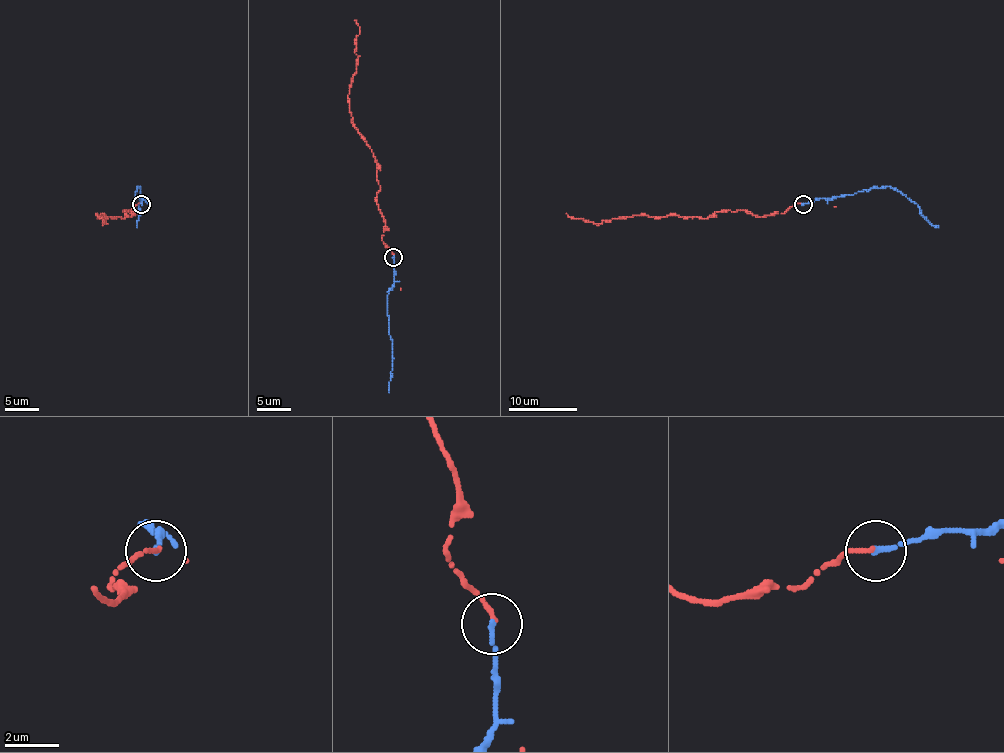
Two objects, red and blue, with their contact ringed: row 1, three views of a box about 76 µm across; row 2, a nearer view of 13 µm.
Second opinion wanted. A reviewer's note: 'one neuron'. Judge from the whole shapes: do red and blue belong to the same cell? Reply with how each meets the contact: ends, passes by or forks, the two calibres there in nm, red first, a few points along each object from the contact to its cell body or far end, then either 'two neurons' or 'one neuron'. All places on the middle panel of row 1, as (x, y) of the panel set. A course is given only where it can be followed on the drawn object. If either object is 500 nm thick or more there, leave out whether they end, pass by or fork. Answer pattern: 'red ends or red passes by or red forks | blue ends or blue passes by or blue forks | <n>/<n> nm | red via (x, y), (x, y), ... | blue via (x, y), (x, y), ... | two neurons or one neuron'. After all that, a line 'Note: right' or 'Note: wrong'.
red ends | blue ends | 160/220 nm | red via (394, 256), (382, 237), (375, 157), (349, 111), (349, 87), (358, 64), (360, 27), (354, 20) | blue via (394, 257), (394, 286), (387, 295), (392, 344), (389, 392) | one neuron
Note: right

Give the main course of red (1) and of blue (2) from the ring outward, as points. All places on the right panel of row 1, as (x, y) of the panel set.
1: (802, 203), (783, 213), (762, 217), (726, 210), (703, 218), (633, 215), (600, 224), (566, 213)
2: (803, 203), (890, 186), (914, 201), (923, 215), (938, 227)

